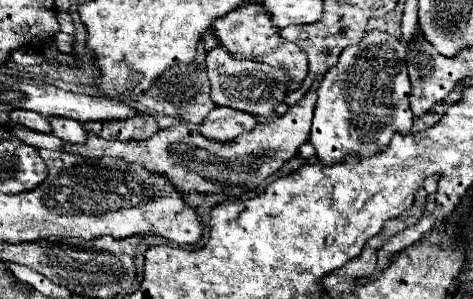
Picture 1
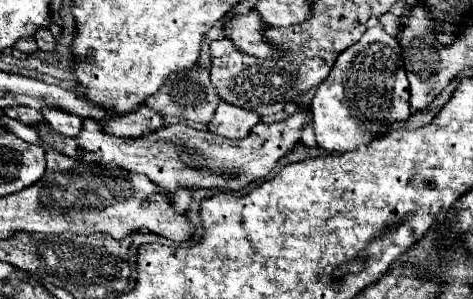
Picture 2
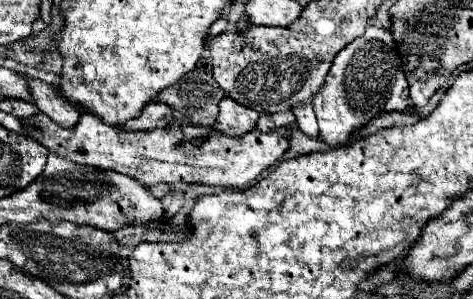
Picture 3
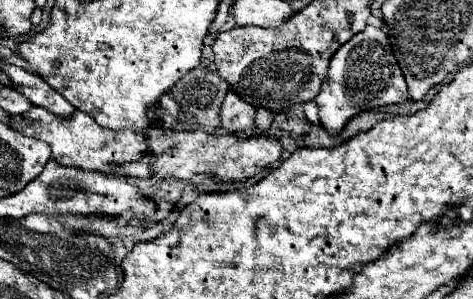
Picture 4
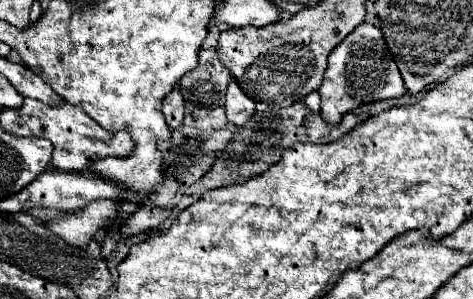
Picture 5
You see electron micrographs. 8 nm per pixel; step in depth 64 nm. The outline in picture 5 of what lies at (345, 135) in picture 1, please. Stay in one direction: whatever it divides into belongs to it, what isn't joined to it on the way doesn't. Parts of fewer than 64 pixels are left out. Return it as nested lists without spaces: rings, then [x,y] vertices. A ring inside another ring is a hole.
[[[360,24],[356,32],[348,34],[342,44],[338,44],[332,54],[328,56],[328,68],[322,80],[322,86],[318,88],[322,108],[320,116],[328,120],[328,124],[338,124],[344,114],[352,112],[354,108],[376,102],[376,100],[388,100],[388,98],[400,98],[406,94],[402,74],[392,60],[392,54],[386,46],[384,34],[374,24]]]

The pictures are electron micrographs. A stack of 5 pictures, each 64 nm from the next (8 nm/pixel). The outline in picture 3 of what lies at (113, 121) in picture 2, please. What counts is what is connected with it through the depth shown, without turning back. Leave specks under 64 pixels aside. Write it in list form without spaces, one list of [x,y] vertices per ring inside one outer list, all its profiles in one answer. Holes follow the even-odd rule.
[[[150,102],[138,118],[132,118],[128,122],[124,122],[124,130],[128,132],[138,132],[138,130],[154,130],[154,128],[164,128],[168,126],[168,122],[172,120],[172,110],[162,104],[162,102]]]

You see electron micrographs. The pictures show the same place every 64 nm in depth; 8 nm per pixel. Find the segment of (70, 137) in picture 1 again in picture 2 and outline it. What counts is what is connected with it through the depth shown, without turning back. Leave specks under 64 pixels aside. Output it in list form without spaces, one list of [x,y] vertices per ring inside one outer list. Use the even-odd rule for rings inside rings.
[[[44,108],[42,110],[46,122],[52,126],[52,130],[56,130],[62,136],[76,136],[76,132],[80,132],[82,122],[78,116],[72,116],[68,112],[60,112],[56,108]]]

